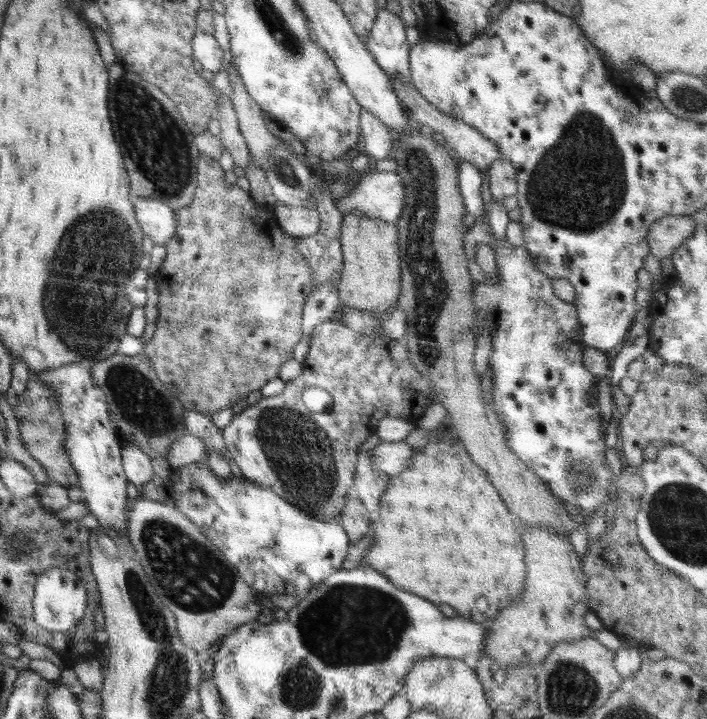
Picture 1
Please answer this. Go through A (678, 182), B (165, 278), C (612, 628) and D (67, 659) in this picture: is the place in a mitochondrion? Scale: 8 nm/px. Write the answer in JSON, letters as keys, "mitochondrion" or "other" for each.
{"A":"other","B":"other","C":"other","D":"other"}

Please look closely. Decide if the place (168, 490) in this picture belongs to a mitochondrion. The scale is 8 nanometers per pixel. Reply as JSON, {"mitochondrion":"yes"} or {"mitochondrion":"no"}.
{"mitochondrion":"no"}

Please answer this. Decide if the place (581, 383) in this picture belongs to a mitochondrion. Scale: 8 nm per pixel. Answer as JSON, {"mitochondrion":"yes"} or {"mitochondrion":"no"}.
{"mitochondrion":"no"}

